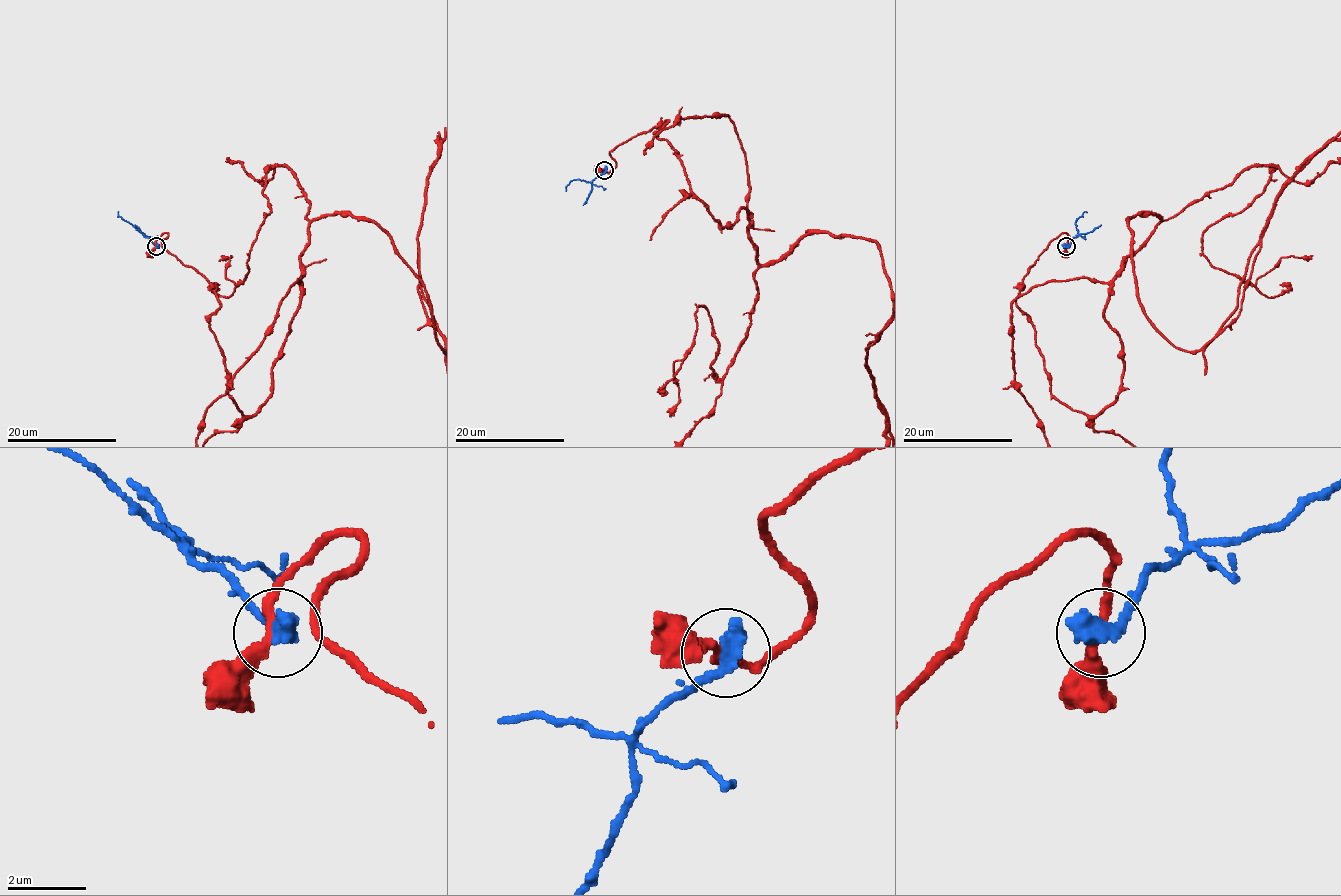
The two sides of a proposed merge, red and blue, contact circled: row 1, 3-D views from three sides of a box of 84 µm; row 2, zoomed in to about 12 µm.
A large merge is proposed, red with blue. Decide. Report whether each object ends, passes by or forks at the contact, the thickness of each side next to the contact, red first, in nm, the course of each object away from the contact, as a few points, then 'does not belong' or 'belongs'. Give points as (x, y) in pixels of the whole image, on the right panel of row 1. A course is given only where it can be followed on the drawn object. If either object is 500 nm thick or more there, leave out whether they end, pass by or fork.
240 nm thick on the red side, 600 nm on the other; red runs (1067, 247), (1016, 303), (1098, 415), (1109, 281), (1160, 222), (1128, 221), (1135, 284), (1203, 351); blue runs (1067, 247), (1078, 234), (1075, 222), (1083, 212), (1087, 212); does not belong

